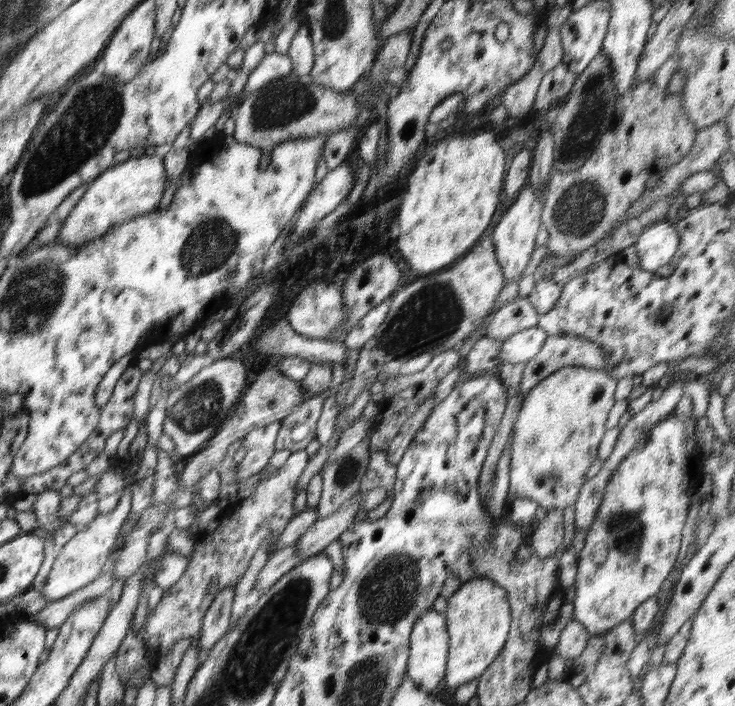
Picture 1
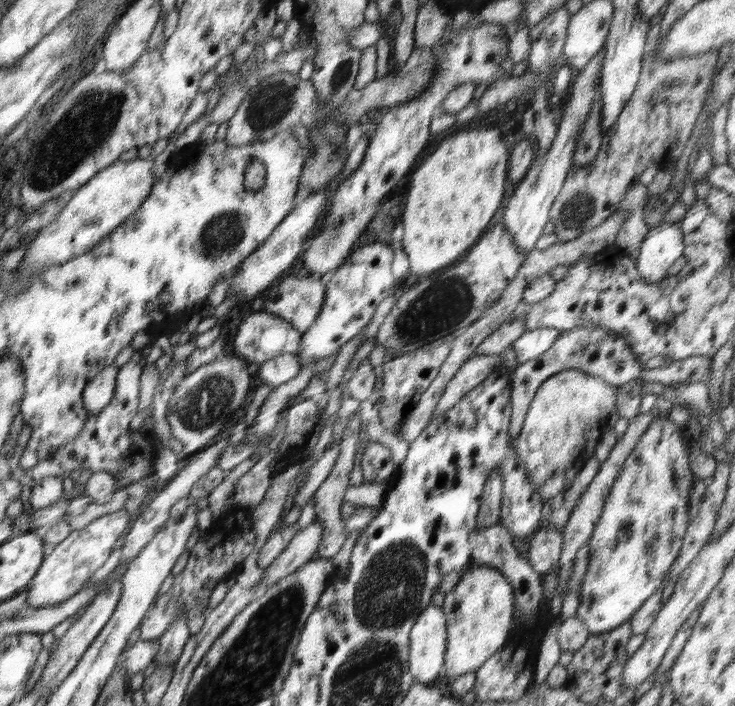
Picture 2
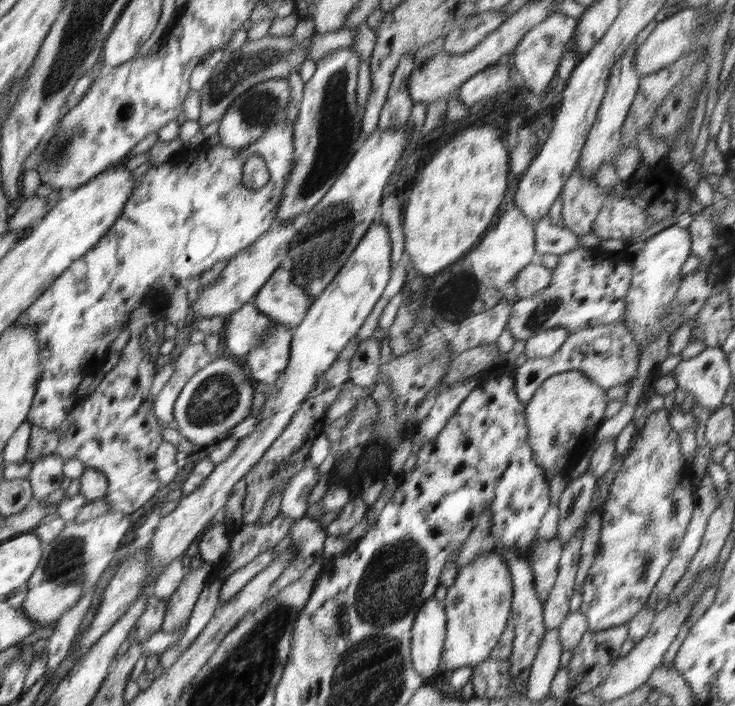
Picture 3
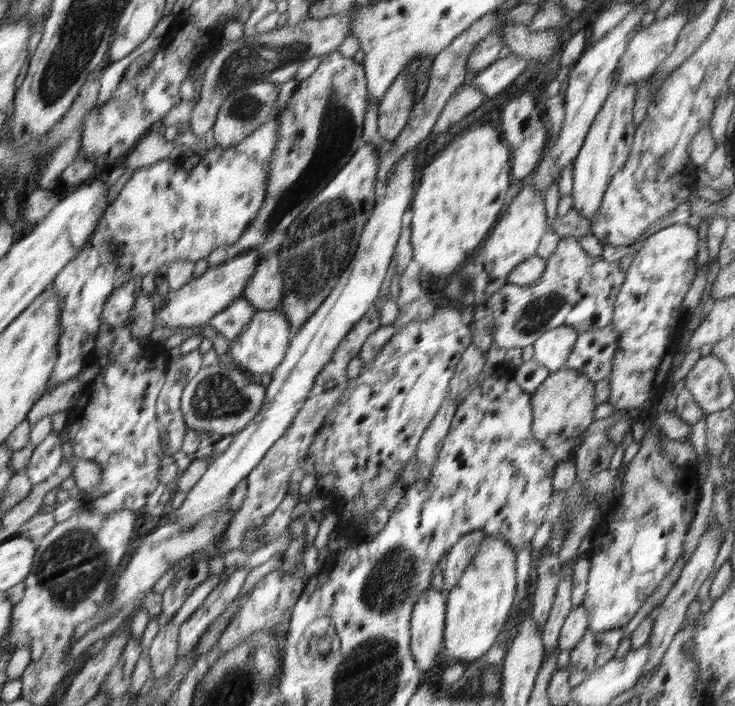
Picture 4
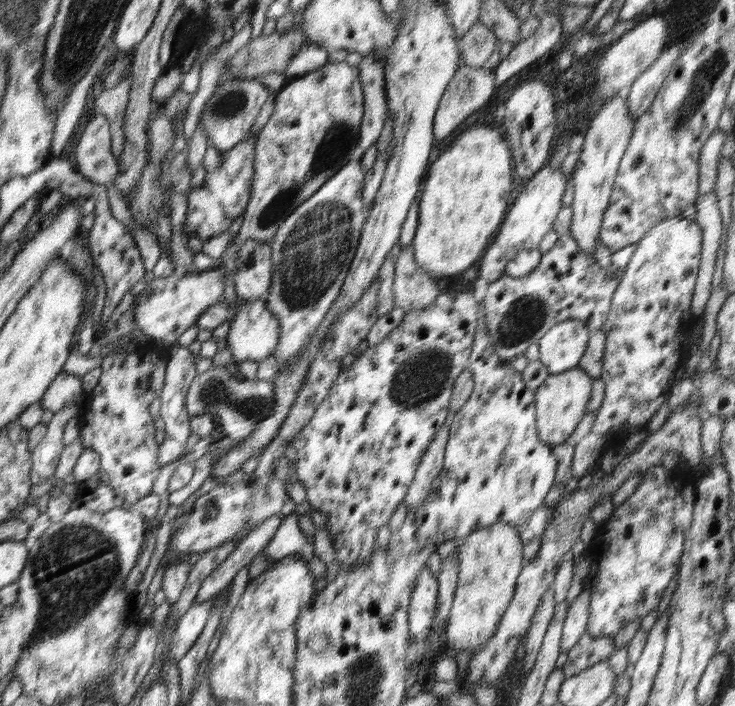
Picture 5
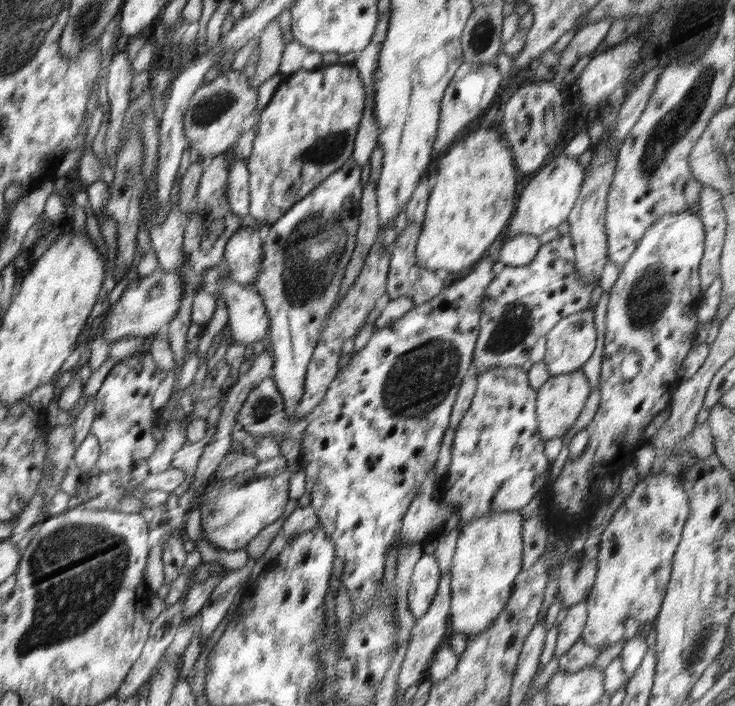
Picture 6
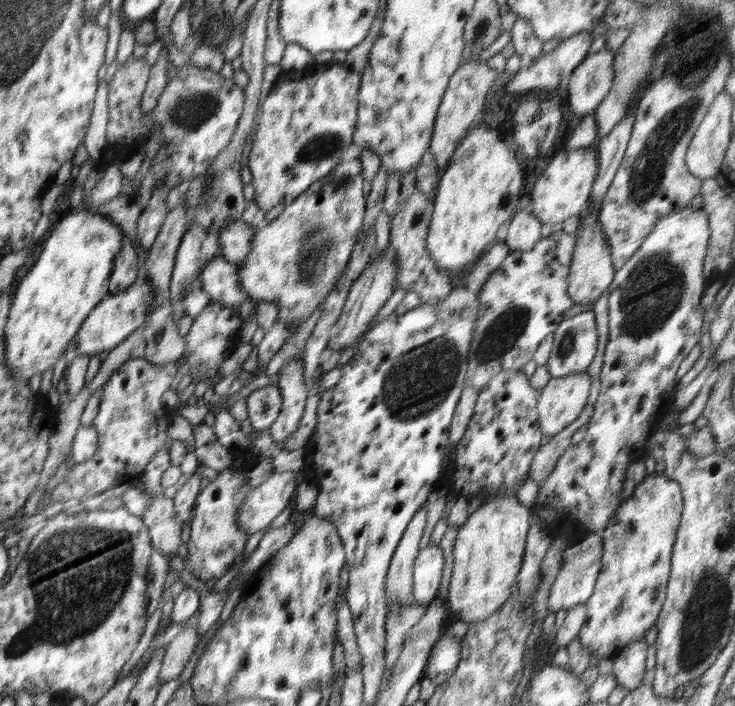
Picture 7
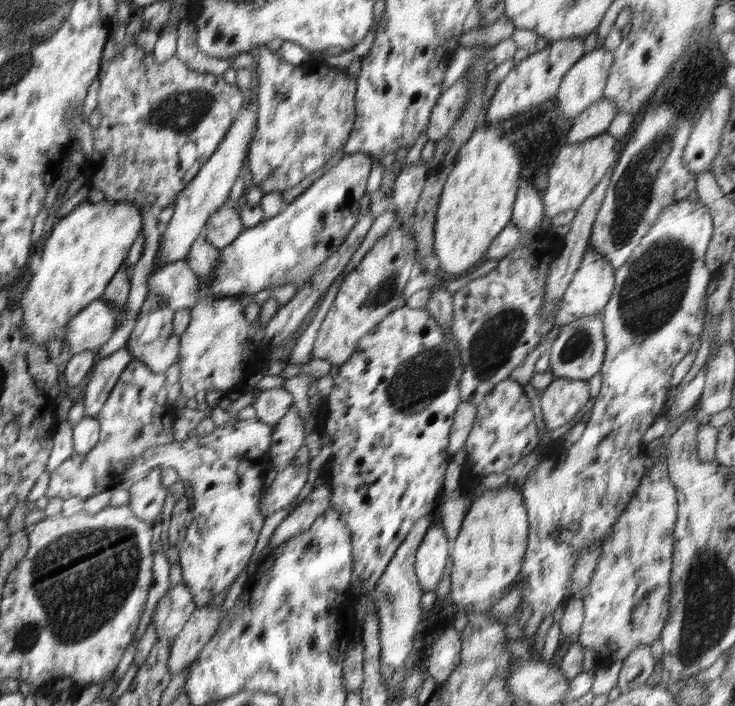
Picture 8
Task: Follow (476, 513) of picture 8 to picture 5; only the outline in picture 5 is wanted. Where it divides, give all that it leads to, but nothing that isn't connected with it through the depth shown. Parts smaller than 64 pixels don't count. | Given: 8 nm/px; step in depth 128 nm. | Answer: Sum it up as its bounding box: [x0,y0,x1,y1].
[444,522,524,655]

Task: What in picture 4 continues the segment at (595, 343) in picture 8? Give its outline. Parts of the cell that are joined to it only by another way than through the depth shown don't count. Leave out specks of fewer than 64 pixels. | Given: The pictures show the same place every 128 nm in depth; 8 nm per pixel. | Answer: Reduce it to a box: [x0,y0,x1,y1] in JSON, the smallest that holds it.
[532,324,579,373]

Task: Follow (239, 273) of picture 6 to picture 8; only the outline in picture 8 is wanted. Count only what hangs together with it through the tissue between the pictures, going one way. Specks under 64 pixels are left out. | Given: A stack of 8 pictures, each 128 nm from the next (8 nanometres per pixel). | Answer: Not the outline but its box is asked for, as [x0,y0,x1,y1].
[205,202,245,249]

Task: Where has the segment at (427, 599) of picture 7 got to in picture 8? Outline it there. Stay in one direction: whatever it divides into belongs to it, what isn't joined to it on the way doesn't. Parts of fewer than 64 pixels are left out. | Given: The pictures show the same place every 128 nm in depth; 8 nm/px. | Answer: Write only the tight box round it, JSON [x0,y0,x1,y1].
[415,521,450,593]

